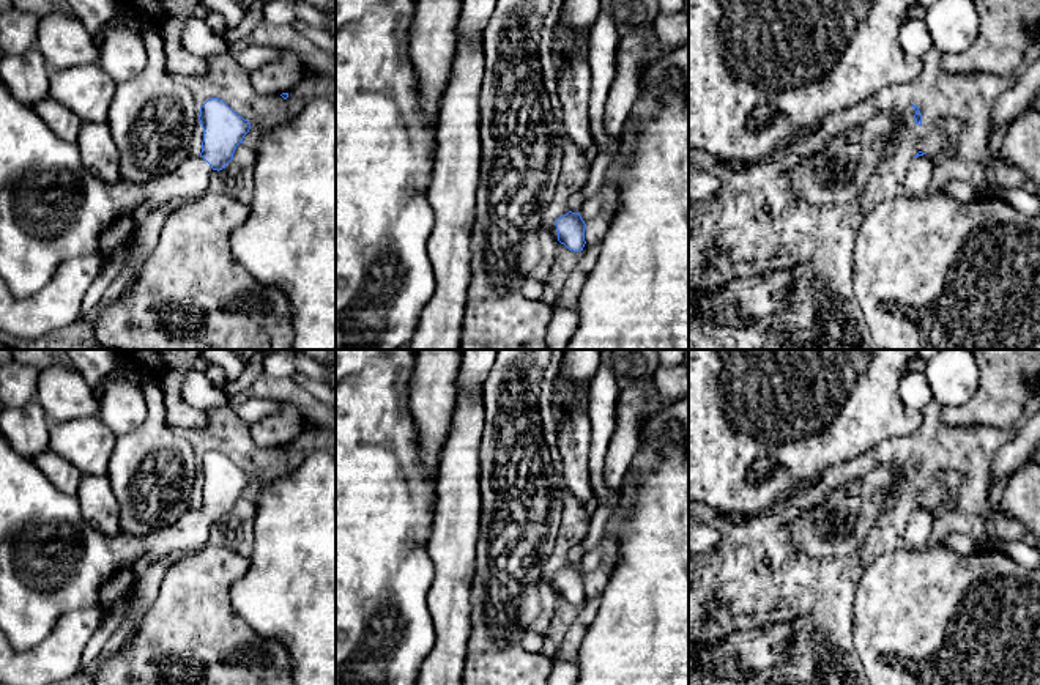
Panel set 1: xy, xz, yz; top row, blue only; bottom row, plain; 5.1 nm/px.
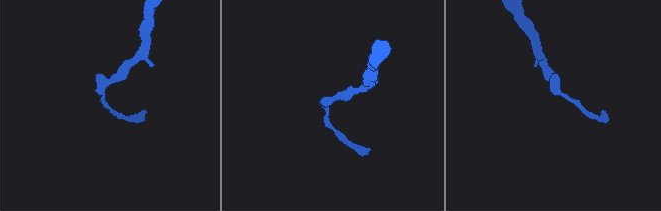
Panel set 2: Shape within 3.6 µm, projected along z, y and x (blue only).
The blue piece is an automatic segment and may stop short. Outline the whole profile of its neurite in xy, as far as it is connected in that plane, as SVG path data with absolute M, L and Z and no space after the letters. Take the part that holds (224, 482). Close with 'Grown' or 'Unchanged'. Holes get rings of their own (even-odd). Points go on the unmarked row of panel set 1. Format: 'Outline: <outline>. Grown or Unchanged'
Outline: M0 431L0 631L14 650L27 650L43 642L63 614L82 608L107 611L137 591L139 579L161 557L178 556L205 548L213 542L211 524L222 523L233 512L233 505L251 482L251 476L233 465L222 452L211 450L200 460L203 480L202 505L183 513L167 528L147 535L118 531L113 535L88 526L80 513L76 496L58 491L33 460L14 452Z. Grown

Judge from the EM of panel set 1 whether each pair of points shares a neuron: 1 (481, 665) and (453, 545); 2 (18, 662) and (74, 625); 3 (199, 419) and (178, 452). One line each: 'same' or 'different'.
1: different
2: same
3: different

